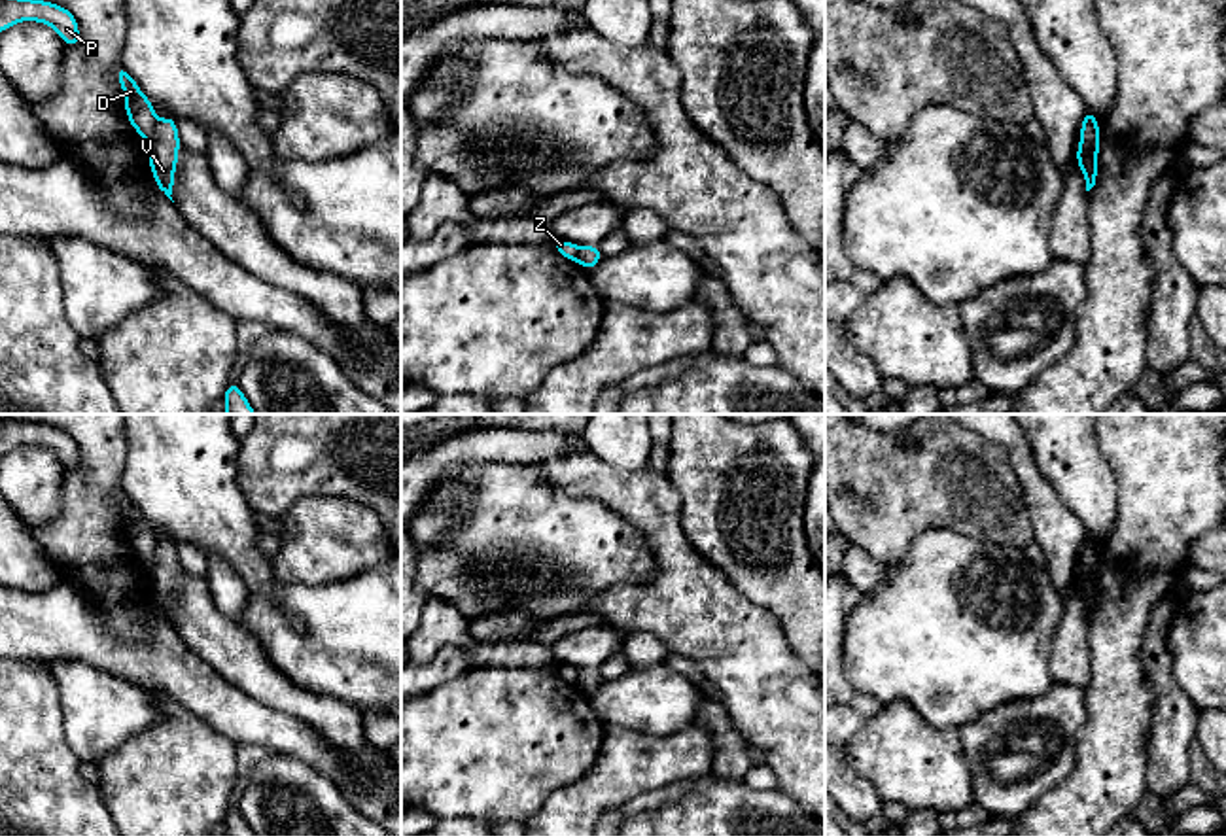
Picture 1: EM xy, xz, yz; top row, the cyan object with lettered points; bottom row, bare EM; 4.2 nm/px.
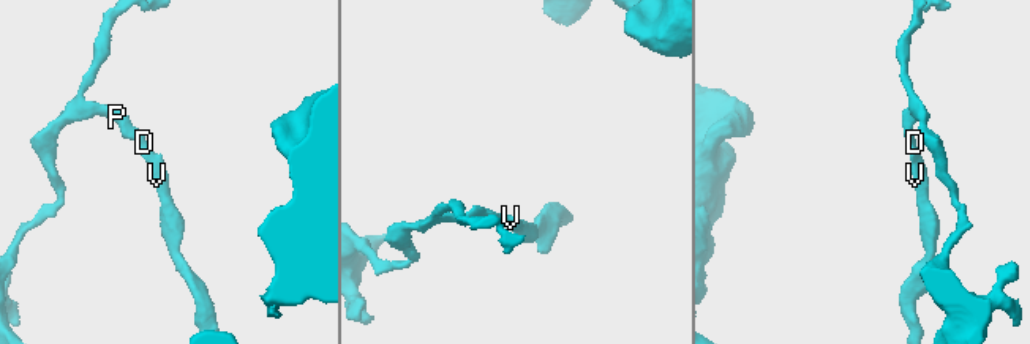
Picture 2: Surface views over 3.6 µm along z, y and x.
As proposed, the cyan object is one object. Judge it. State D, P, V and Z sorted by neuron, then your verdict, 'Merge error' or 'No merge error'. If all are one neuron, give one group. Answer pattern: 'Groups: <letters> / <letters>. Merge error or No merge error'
Groups: D P Z / V. Merge error

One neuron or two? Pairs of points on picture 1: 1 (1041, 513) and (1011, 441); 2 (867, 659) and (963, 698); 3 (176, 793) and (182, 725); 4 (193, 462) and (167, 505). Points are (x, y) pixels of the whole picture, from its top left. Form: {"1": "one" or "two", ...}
{"1": "one", "2": "one", "3": "one", "4": "one"}

